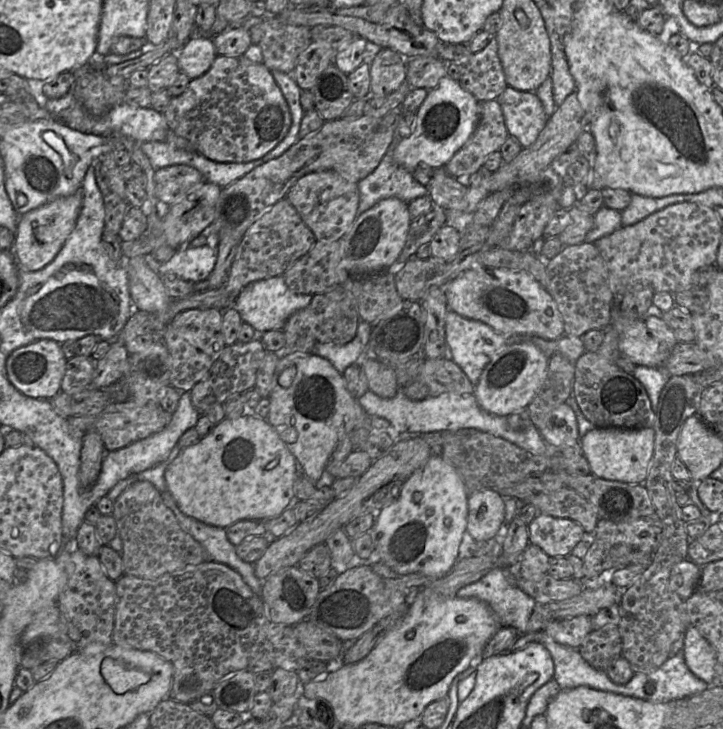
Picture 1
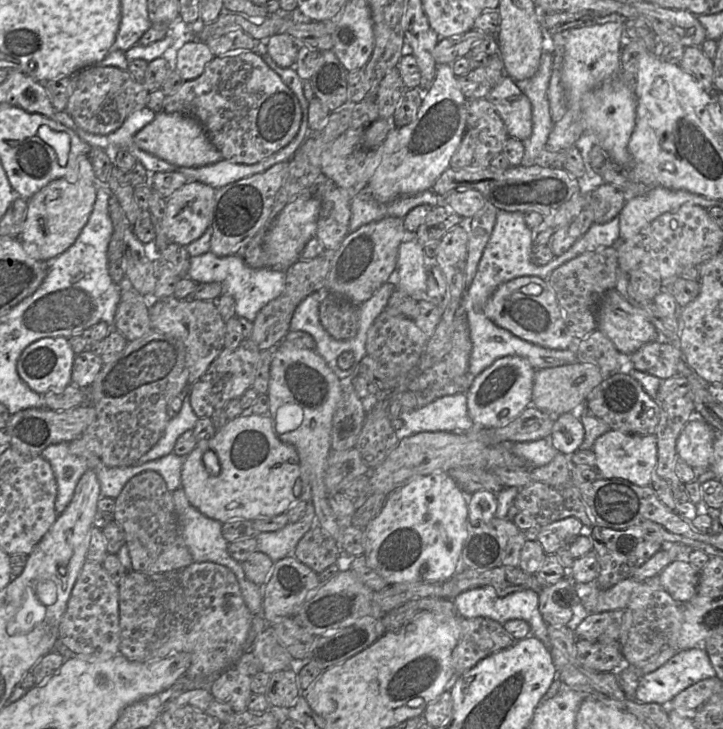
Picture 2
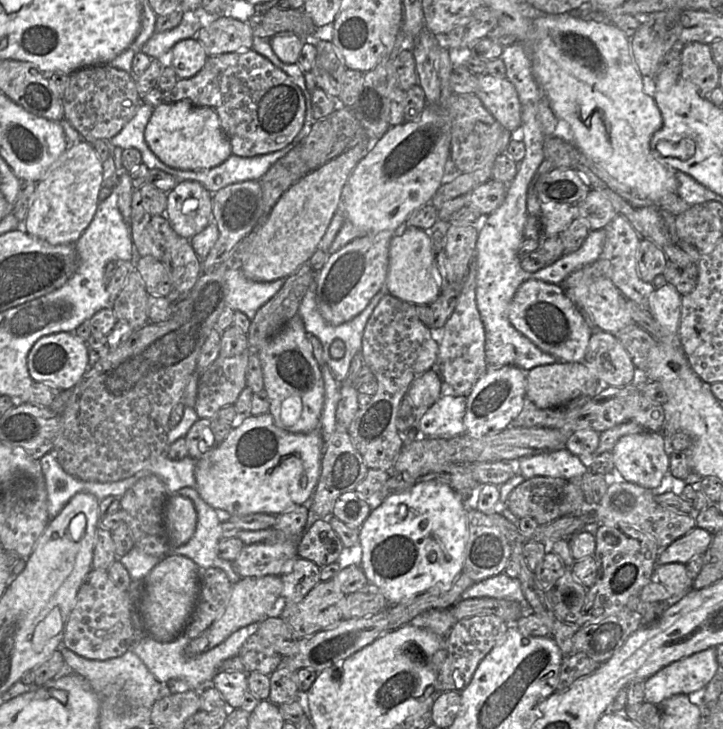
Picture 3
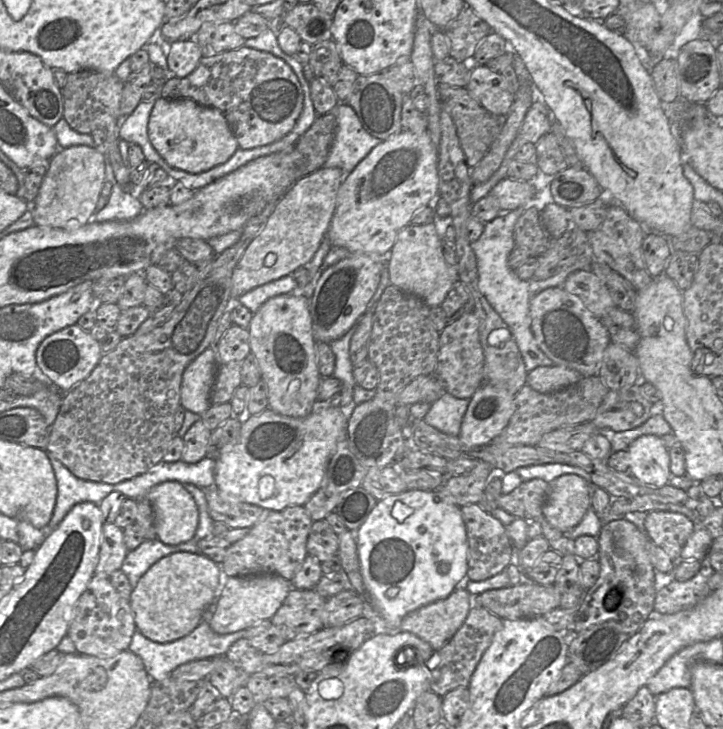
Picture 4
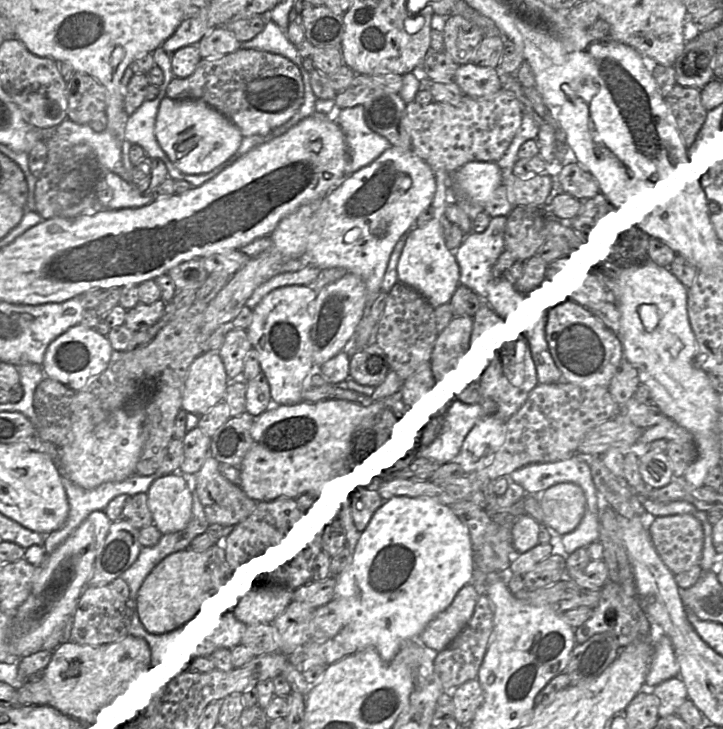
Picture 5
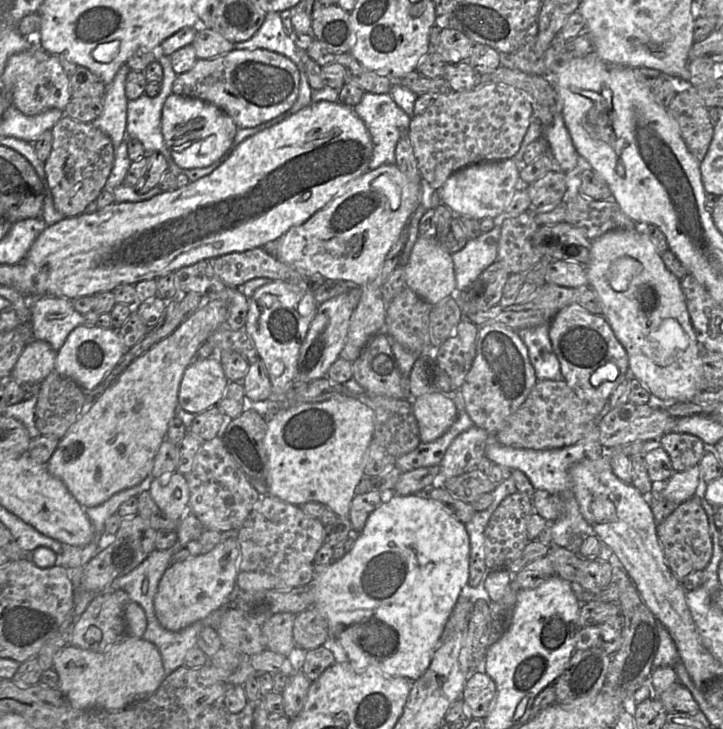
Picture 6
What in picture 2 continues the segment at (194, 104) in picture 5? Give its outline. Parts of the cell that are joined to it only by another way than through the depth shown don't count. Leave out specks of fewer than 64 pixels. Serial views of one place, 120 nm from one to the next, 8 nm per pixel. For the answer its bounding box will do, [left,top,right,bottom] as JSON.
[134,113,222,168]

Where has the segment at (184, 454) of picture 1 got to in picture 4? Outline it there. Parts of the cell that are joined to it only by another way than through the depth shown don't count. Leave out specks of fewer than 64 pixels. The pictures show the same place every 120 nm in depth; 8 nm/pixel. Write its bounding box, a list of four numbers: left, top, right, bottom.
[215,402,348,511]

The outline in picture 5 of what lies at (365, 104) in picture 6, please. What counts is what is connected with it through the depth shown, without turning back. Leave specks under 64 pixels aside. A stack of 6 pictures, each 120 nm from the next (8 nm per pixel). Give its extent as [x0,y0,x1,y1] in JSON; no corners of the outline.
[333,106,392,177]

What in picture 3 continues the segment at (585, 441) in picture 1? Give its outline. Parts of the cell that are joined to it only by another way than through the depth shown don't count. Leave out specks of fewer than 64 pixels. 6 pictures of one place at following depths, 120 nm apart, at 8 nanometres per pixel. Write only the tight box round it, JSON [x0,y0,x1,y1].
[611,431,670,489]

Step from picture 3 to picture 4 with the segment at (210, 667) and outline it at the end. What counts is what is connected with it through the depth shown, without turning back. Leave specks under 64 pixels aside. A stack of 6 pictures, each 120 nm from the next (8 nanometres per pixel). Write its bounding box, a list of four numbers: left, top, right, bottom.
[129,620,245,682]

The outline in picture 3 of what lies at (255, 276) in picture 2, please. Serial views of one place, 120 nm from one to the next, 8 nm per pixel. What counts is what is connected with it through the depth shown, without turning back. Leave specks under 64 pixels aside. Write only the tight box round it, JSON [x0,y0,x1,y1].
[225,269,286,321]

